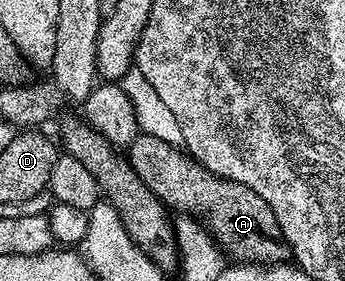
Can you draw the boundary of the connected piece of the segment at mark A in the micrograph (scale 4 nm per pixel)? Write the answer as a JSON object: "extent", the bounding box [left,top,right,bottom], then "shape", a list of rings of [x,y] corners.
{"extent":[128,132,291,265],"shape":[[[139,132],[137,137],[131,139],[128,160],[132,171],[136,171],[139,179],[158,196],[163,205],[180,209],[178,211],[181,214],[201,221],[227,258],[234,257],[230,259],[248,265],[281,265],[291,256],[290,247],[282,238],[282,232],[276,223],[276,215],[272,215],[272,209],[268,207],[268,203],[264,203],[264,199],[260,199],[260,195],[256,195],[256,191],[229,181],[226,177],[217,177],[179,146],[170,145],[164,139],[156,139],[156,135]]]}

